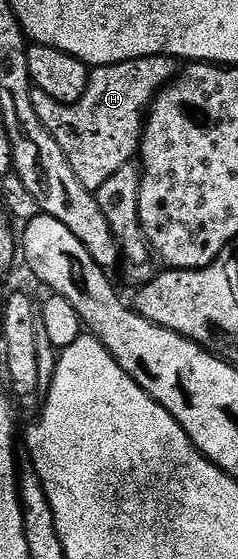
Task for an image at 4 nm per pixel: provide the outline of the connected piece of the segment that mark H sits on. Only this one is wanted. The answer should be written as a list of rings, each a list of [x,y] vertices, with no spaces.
[[[162,54],[128,60],[111,66],[96,66],[91,69],[84,96],[76,100],[76,104],[65,106],[52,100],[52,96],[34,90],[32,108],[36,108],[36,116],[40,116],[44,128],[52,132],[52,140],[60,144],[60,152],[64,152],[68,164],[72,164],[72,172],[76,172],[76,180],[80,180],[84,188],[97,192],[100,184],[105,184],[115,172],[120,172],[120,168],[129,166],[135,161],[142,145],[142,127],[146,125],[150,103],[158,95],[158,91],[179,73],[179,70],[179,63],[175,59],[166,58]]]

